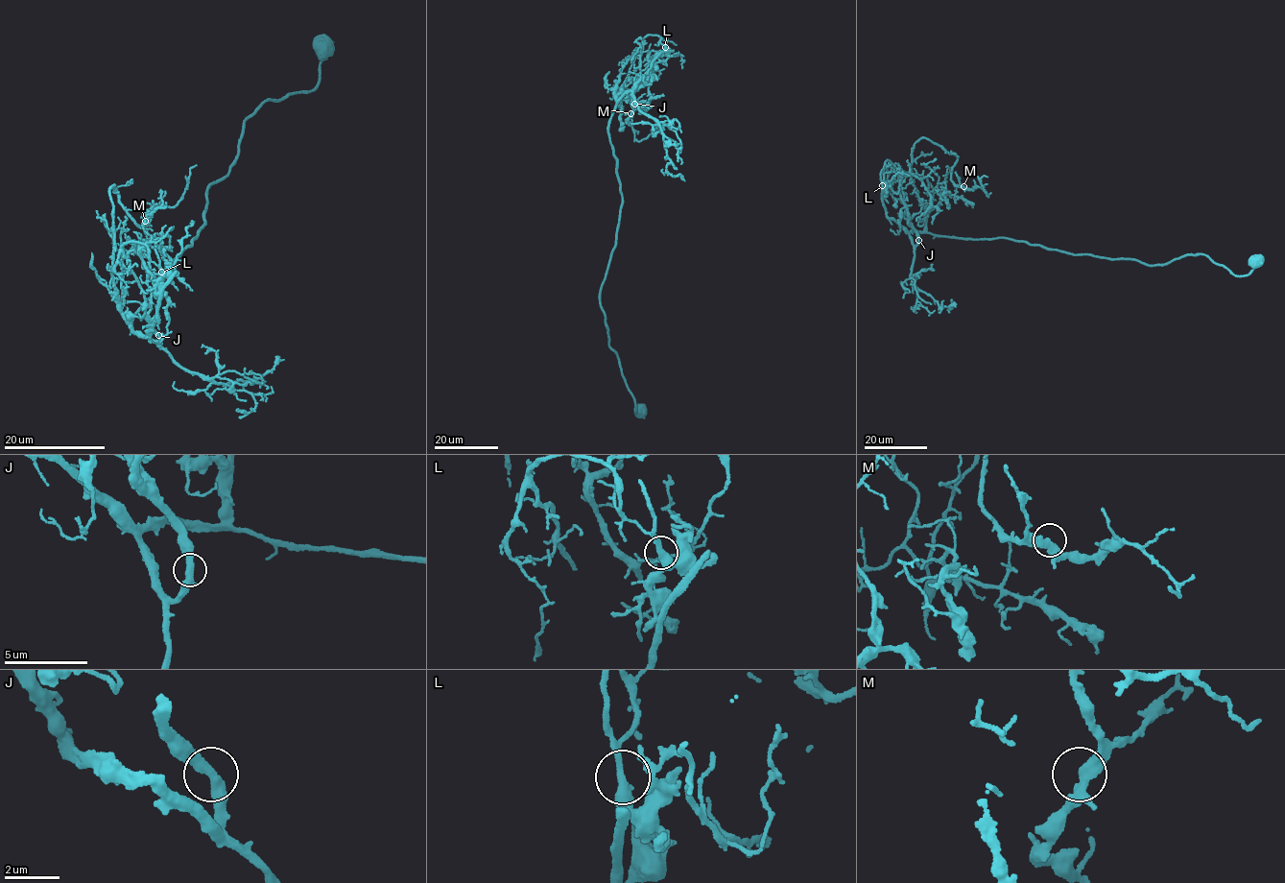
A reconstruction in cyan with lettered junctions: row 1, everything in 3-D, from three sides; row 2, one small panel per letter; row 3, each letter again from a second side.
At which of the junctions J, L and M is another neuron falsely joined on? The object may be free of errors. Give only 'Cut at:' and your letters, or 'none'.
Cut at: L

